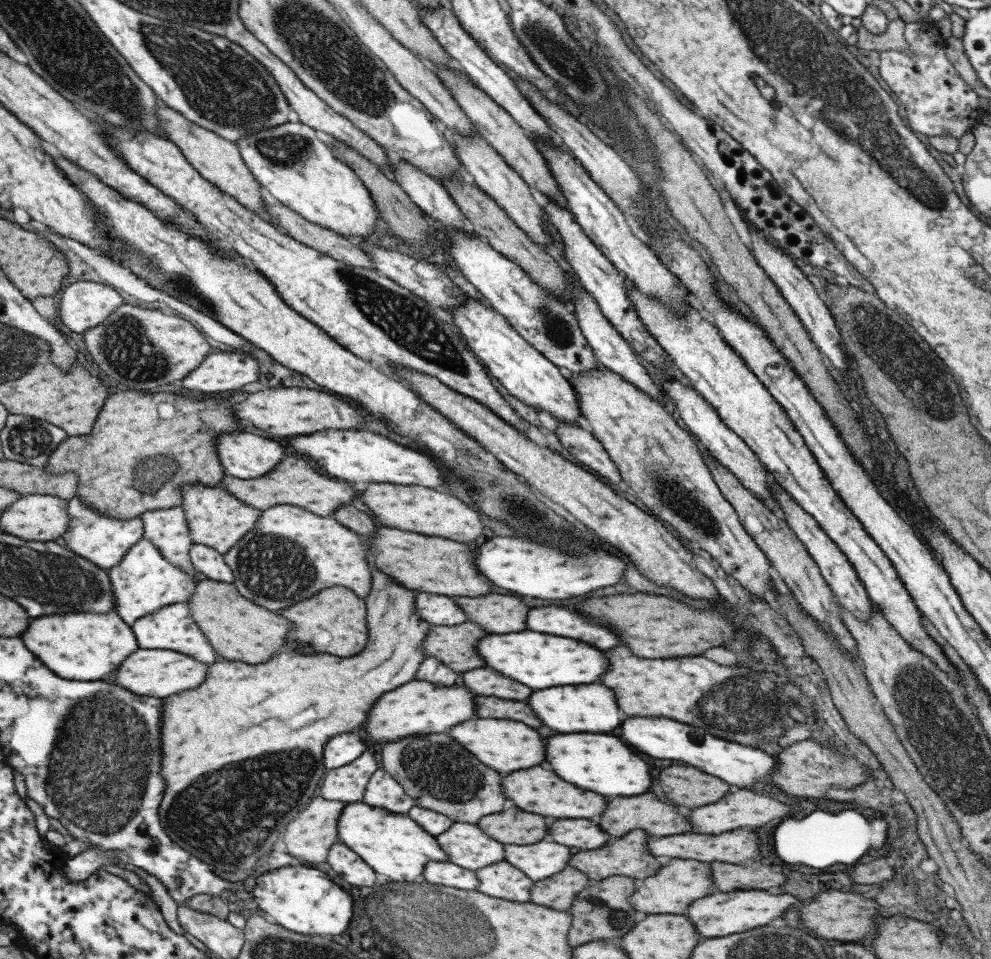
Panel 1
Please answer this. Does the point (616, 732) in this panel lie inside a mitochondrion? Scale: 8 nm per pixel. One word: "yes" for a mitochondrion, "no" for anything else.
no

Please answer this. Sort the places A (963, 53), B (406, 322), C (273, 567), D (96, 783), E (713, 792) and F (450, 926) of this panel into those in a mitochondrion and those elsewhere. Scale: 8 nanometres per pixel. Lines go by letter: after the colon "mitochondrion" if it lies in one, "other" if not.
A: other
B: mitochondrion
C: mitochondrion
D: mitochondrion
E: other
F: mitochondrion

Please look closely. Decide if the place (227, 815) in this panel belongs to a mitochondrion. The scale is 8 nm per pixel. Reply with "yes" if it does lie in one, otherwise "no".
yes

